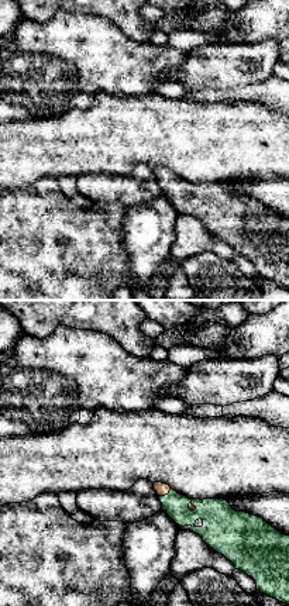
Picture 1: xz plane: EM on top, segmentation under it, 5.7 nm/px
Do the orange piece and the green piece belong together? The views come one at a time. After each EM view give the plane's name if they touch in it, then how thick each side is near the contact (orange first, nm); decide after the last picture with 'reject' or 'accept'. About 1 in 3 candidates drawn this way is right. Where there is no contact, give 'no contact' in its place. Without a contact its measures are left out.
meets orange in xz; 70 nm thick on the orange side, 140 nm on the other

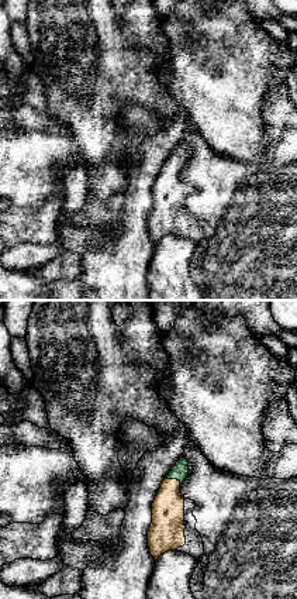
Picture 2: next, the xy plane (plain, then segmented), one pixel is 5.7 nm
meets orange in xy; 190 nm thick on the orange side, 90 nm on the other

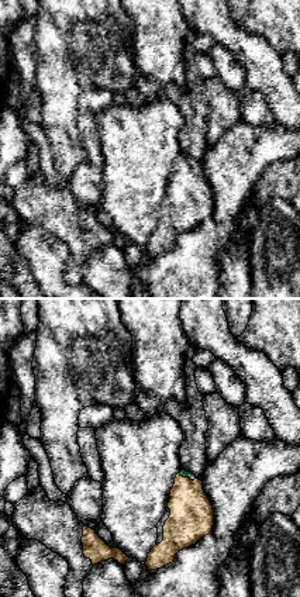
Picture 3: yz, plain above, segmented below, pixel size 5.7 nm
meets orange in yz; 260 nm thick on the orange side, 40 nm on the other

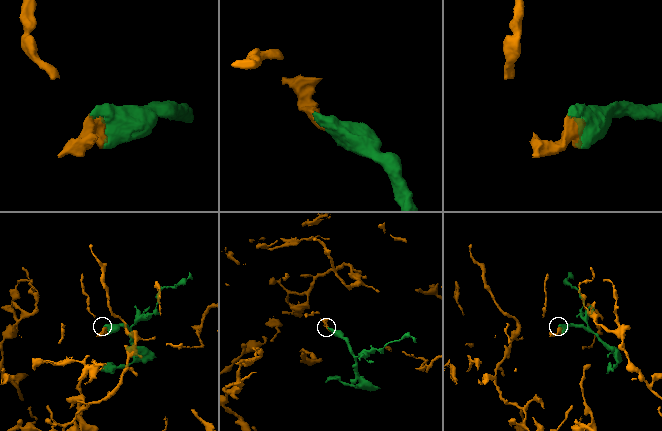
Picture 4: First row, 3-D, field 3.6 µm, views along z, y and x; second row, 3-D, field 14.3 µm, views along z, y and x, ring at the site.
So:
accept

